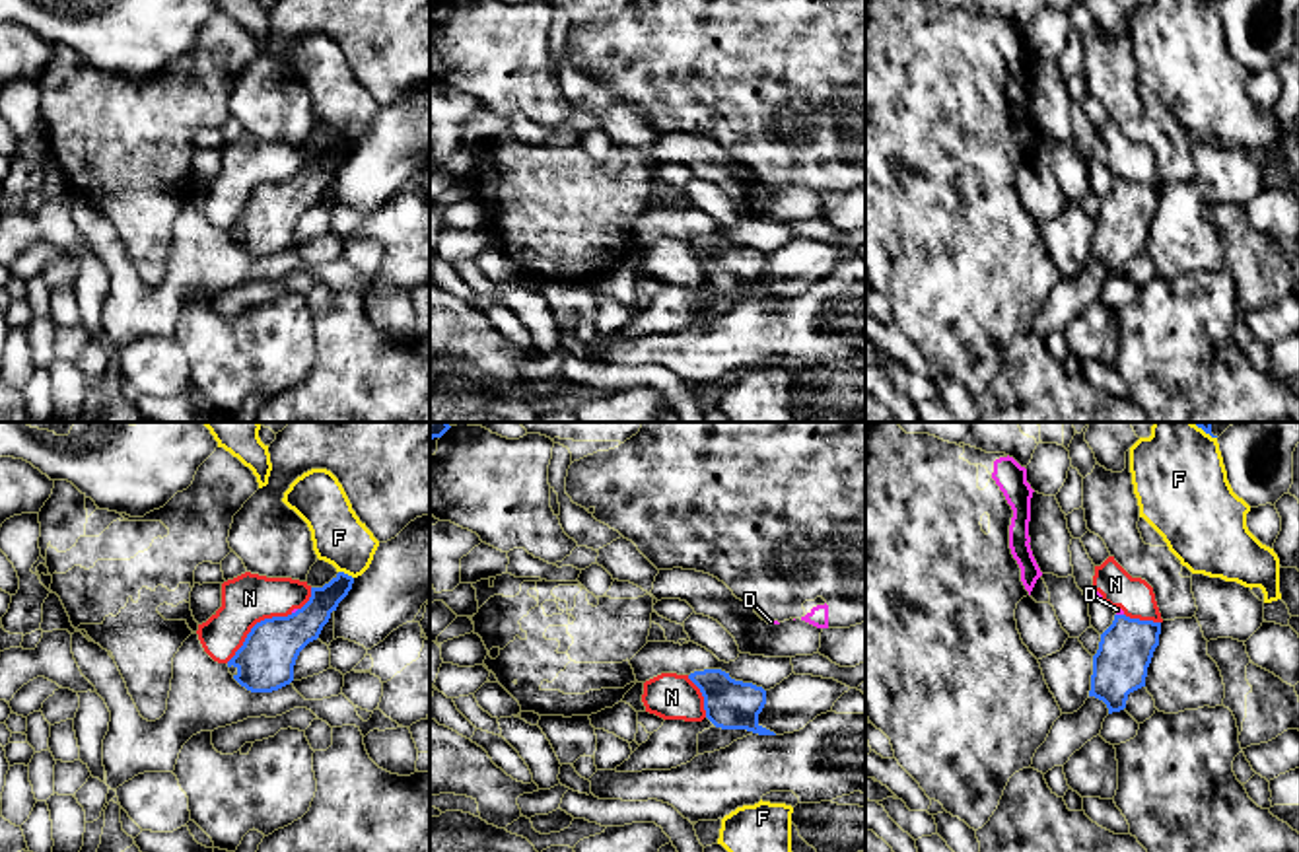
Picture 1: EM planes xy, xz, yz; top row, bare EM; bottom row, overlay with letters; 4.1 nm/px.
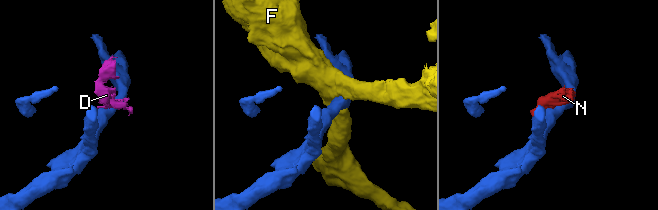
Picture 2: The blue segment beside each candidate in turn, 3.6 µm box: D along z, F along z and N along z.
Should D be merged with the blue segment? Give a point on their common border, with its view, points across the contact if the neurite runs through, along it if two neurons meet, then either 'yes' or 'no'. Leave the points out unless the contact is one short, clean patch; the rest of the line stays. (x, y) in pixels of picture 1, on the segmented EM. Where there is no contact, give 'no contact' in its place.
yz (1121, 615) | along yz (1117, 613), (1123, 615) | no

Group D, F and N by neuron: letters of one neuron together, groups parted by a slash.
D N / F

